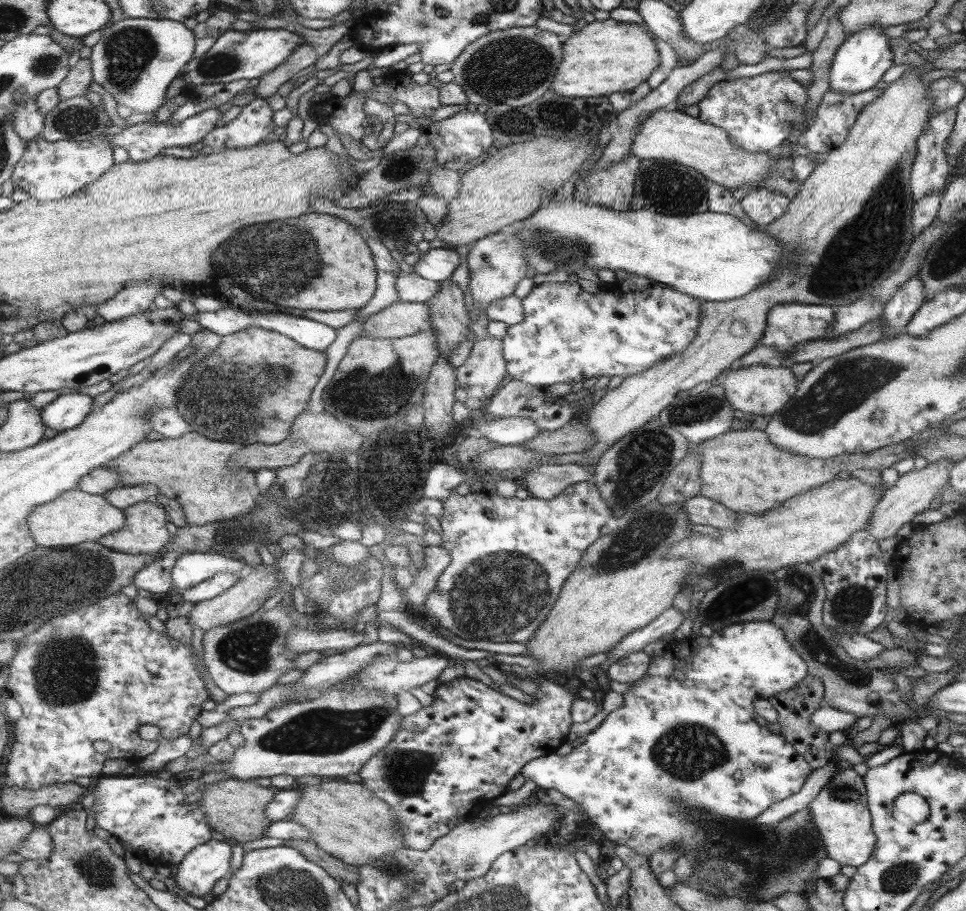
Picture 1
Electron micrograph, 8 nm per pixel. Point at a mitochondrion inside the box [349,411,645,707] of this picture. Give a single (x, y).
(501, 592)

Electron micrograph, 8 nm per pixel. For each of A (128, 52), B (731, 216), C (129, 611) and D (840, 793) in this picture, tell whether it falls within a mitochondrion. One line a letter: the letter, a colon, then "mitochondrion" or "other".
A: mitochondrion
B: other
C: other
D: mitochondrion

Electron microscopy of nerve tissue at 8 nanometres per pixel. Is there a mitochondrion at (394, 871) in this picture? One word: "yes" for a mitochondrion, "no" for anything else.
yes

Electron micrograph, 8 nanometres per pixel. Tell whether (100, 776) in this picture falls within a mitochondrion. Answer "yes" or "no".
no

